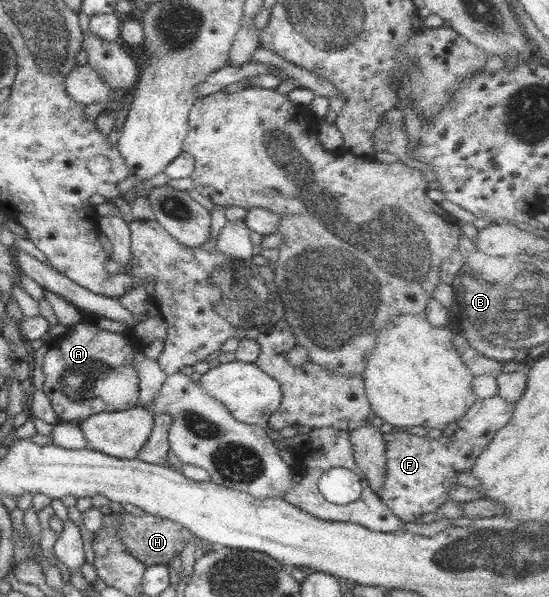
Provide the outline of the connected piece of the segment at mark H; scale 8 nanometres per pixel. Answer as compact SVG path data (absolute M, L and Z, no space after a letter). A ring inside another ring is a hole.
M124 512L120 514L117 521L119 521L117 536L120 543L132 557L139 559L146 568L154 565L166 566L195 539L195 535L186 527L182 527L180 523L157 515L145 513L142 516L134 516Z

